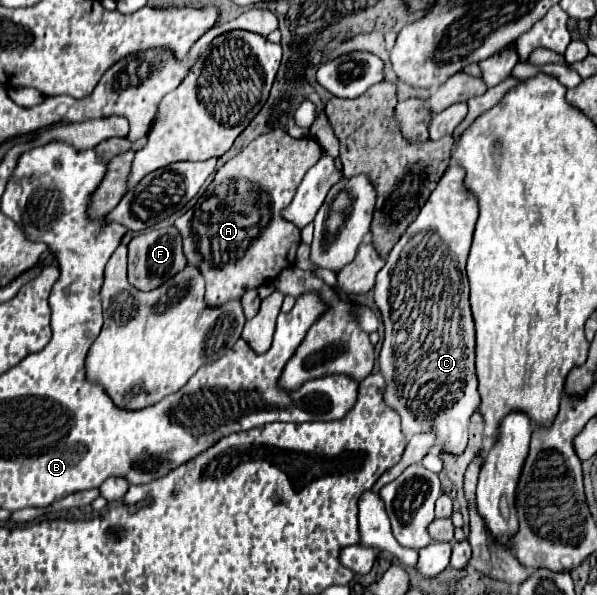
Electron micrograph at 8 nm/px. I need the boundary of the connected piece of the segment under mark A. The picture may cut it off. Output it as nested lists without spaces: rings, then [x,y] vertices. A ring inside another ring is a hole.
[[[272,129],[218,169],[216,177],[222,179],[210,183],[200,197],[202,201],[174,221],[184,241],[188,265],[196,267],[206,281],[208,307],[238,301],[246,291],[260,283],[272,283],[286,267],[294,265],[300,227],[284,219],[282,211],[292,203],[306,171],[320,155],[322,147],[316,139],[294,139],[284,129]],[[242,205],[250,205],[246,213],[240,211]]]

